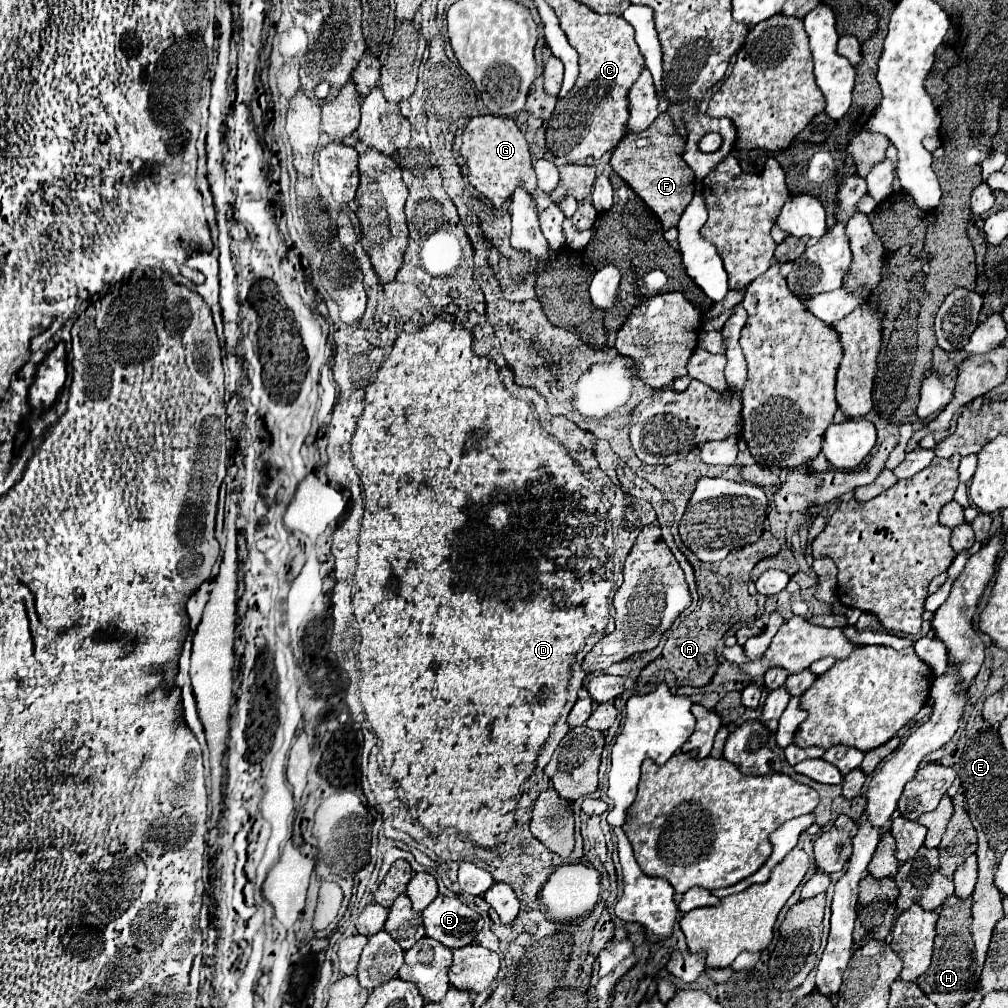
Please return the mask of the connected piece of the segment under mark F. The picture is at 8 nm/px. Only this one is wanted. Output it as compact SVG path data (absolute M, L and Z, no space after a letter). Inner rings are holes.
M660 113L652 125L640 133L628 133L620 145L612 151L610 167L618 173L634 193L658 215L664 231L678 225L678 219L694 195L694 173L682 159L686 147L686 137L674 131L672 117Z

